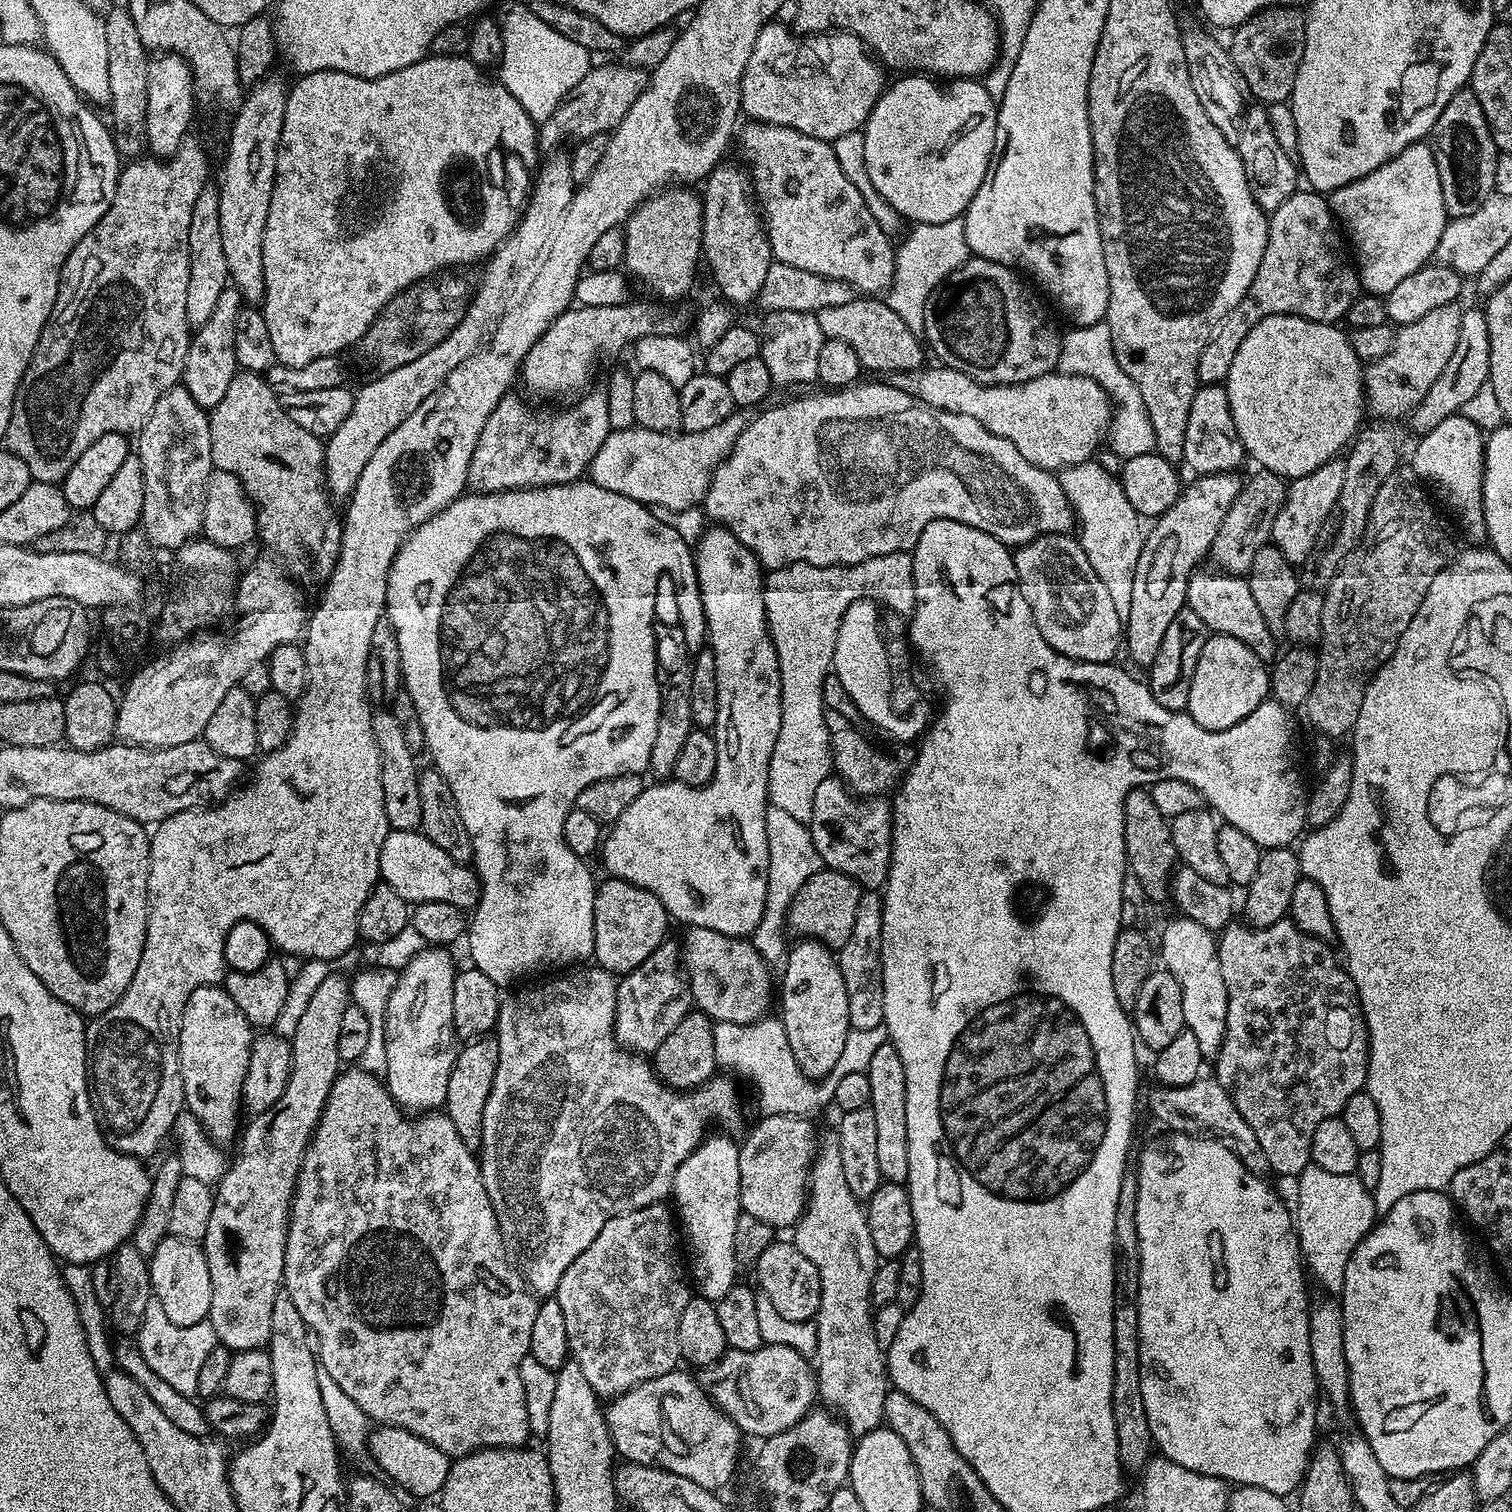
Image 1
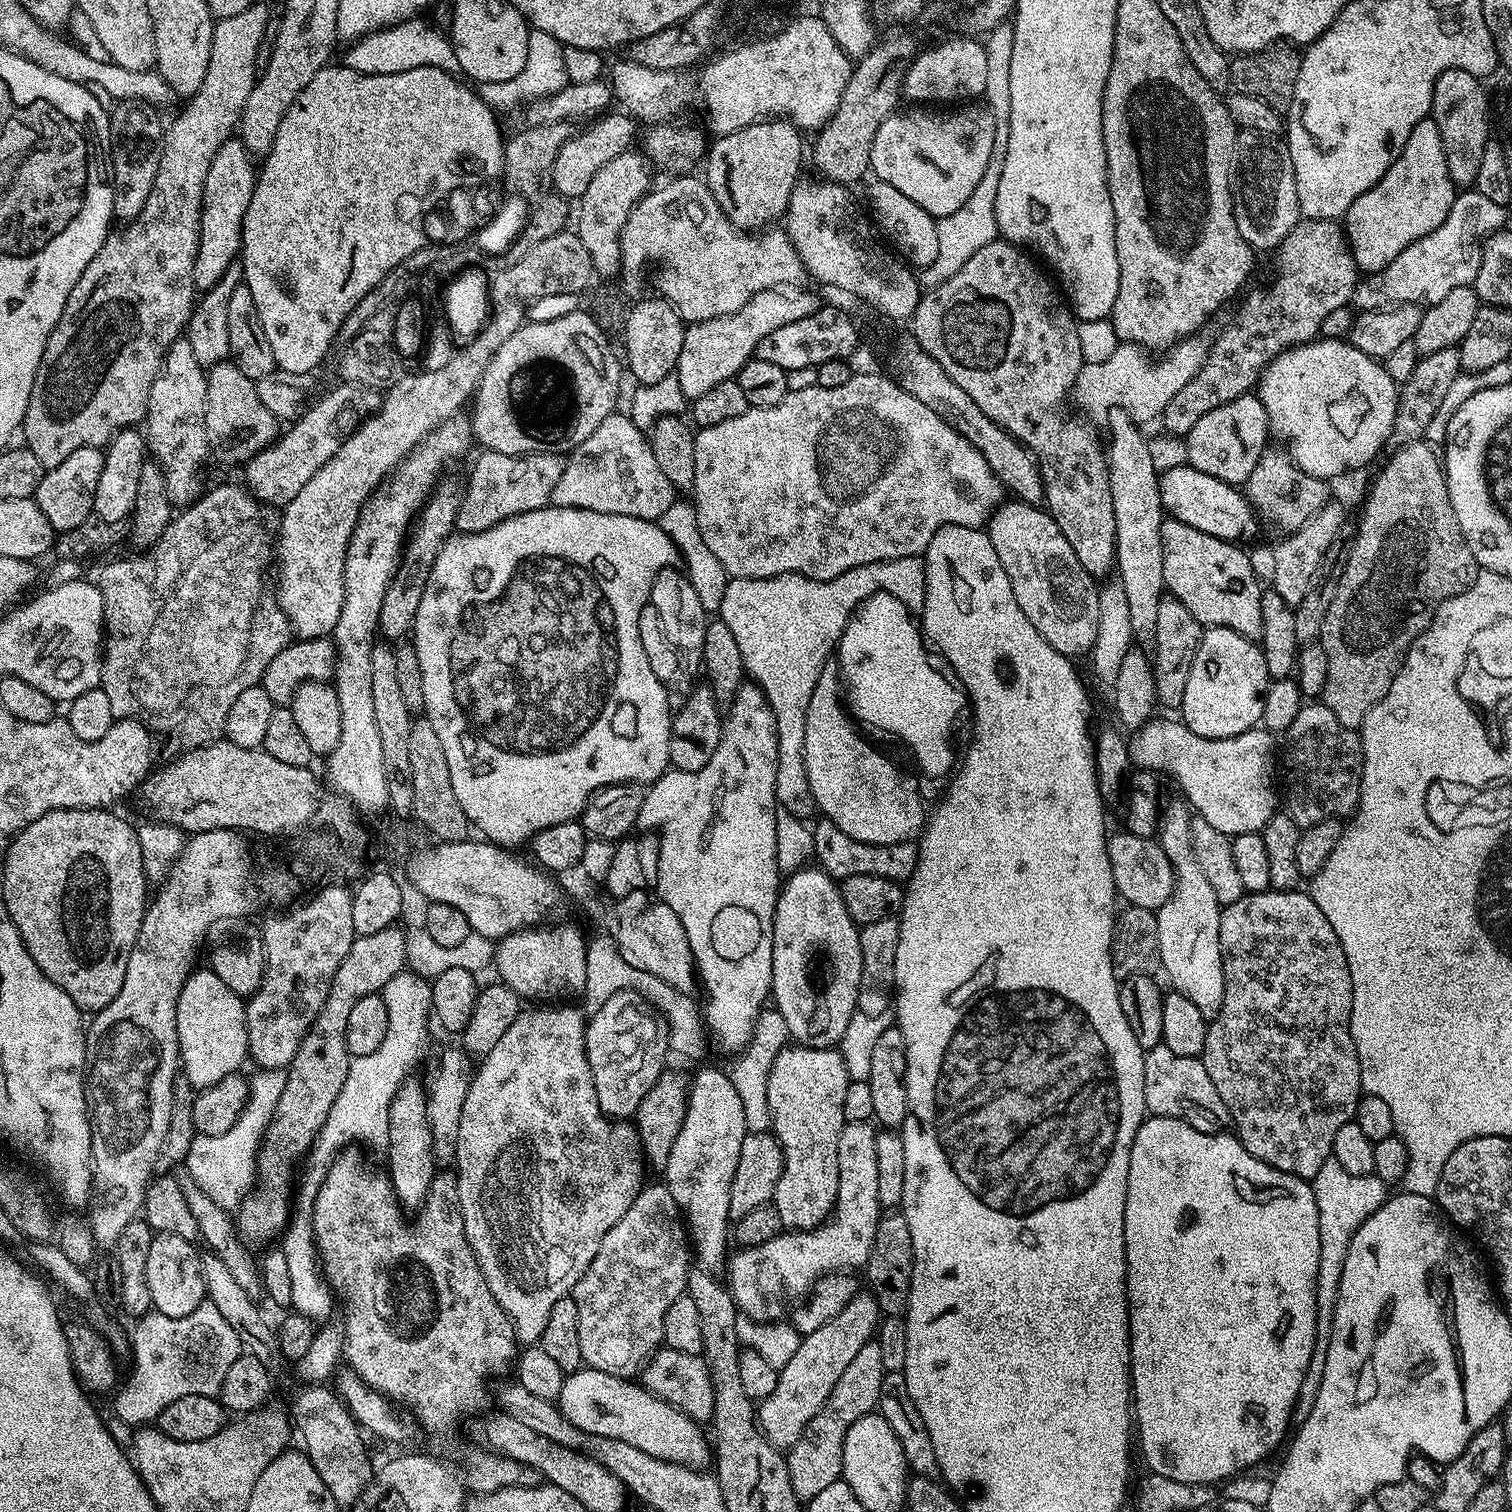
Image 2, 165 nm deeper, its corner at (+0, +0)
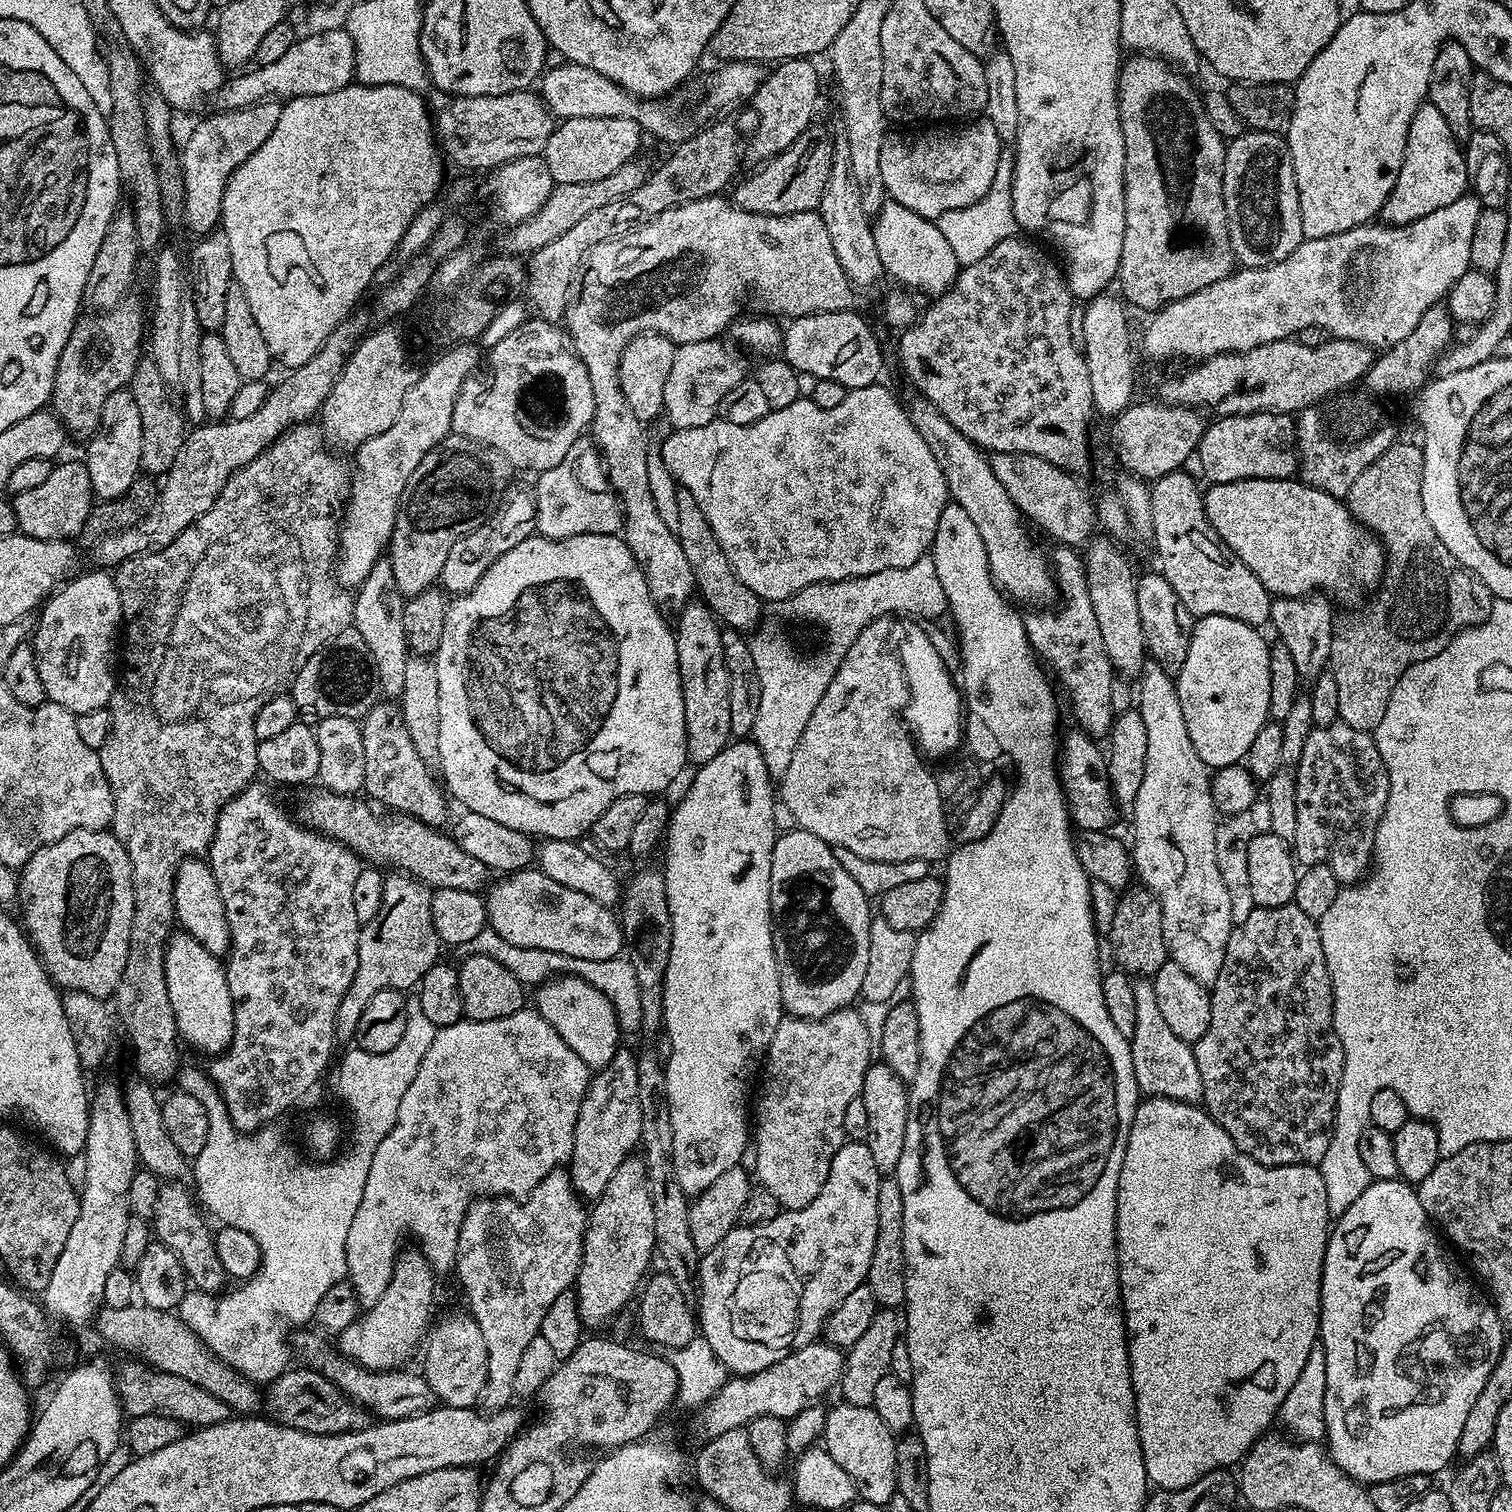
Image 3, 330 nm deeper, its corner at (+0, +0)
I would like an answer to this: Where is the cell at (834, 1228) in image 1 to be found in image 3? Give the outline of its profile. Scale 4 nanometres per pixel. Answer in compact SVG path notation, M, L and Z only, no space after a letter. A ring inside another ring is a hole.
M855 1007L843 1008L821 1020L802 1020L799 1016L785 1015L778 1022L778 1030L774 1030L774 1038L770 1042L768 1053L764 1055L762 1061L762 1075L759 1077L759 1080L761 1079L760 1093L757 1096L755 1093L754 1096L754 1143L758 1150L758 1164L754 1176L759 1187L770 1190L770 1194L774 1194L774 1198L778 1198L781 1209L798 1212L800 1209L810 1206L810 1202L814 1202L814 1198L818 1198L822 1186L826 1186L826 1174L830 1174L830 1162L834 1162L834 1154L838 1154L838 1150L846 1142L844 1127L842 1126L842 1114L846 1114L846 1106L850 1106L850 1102L860 1099L866 1070L868 1065L873 1063L873 1060L874 1038L870 1034L870 1030L866 1030L866 1022L862 1022L859 1011Z

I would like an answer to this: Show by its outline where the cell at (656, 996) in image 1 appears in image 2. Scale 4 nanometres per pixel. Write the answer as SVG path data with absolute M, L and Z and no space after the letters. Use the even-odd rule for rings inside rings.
M619 992L599 1010L591 1013L584 1030L586 1058L594 1078L598 1106L604 1115L616 1122L635 1117L642 1098L665 1071L664 1055L669 1055L668 1030L651 1004L636 992Z

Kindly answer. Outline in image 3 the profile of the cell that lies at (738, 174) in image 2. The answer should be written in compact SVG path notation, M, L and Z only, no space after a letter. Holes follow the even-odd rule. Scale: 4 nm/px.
M797 58L777 63L758 86L756 95L750 101L750 107L756 111L756 133L752 136L752 152L757 161L769 160L782 150L786 150L810 127L812 107L816 104L816 95L820 92L820 76L811 59Z

